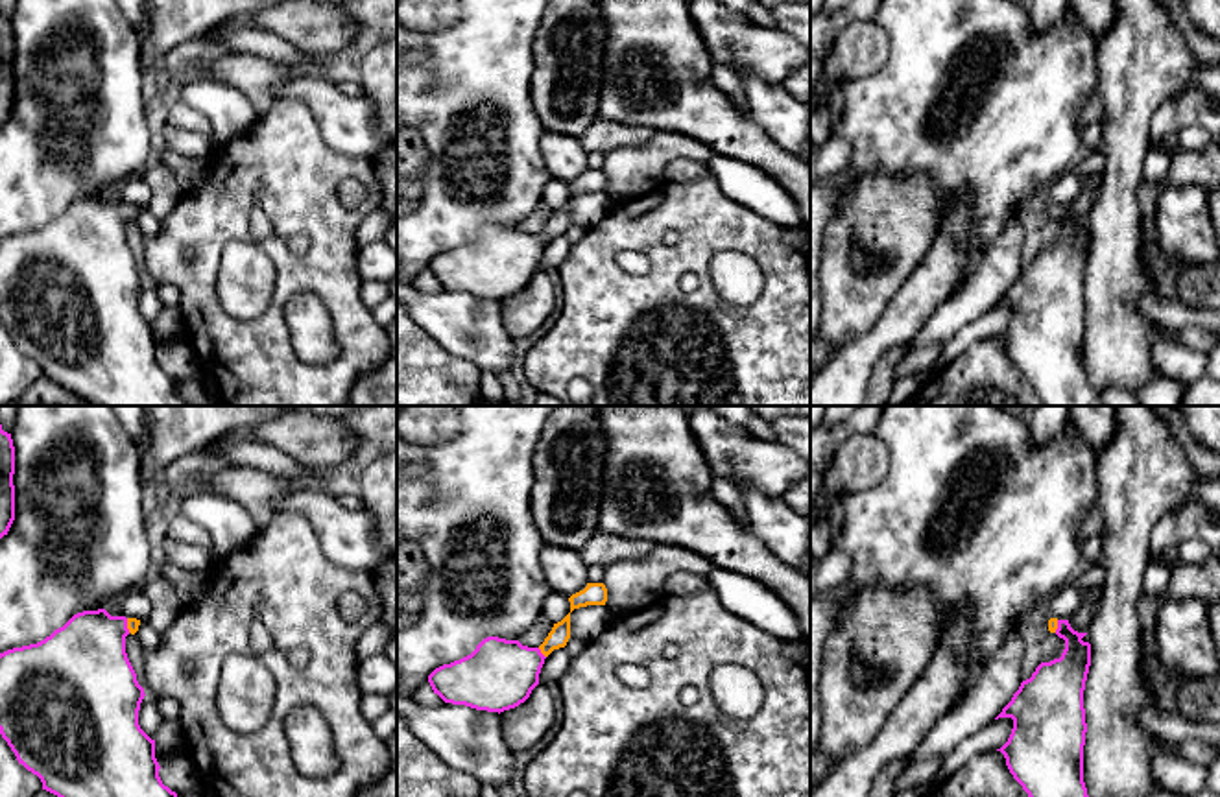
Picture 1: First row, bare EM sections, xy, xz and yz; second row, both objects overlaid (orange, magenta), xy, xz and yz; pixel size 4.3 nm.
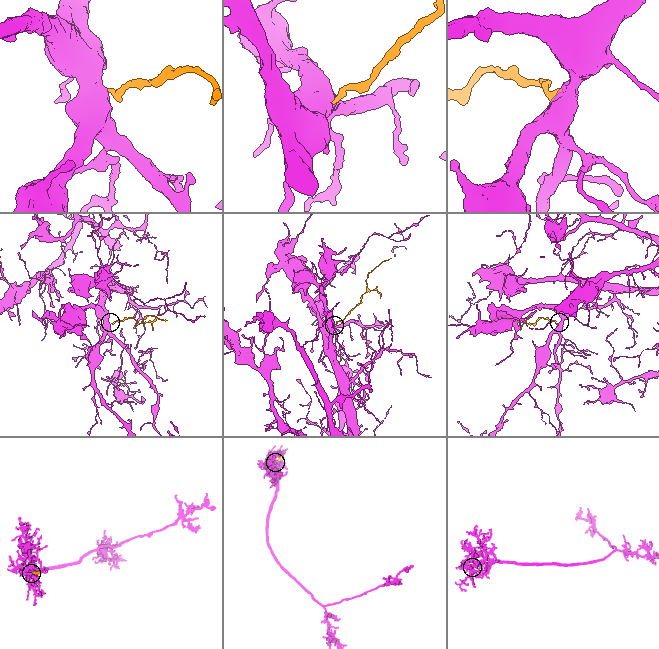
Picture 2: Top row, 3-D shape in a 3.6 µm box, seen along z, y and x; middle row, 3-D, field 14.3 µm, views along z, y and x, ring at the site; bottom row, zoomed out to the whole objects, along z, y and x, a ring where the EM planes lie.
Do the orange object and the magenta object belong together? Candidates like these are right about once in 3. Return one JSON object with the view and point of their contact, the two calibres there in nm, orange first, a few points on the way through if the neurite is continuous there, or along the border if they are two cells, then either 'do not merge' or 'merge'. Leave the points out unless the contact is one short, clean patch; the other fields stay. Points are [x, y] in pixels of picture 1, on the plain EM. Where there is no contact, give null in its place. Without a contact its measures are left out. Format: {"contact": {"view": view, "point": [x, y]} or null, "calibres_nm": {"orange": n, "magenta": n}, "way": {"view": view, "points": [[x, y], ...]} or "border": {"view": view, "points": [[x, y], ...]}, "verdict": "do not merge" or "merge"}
{"contact": {"view": "xz", "point": [541, 238]}, "calibres_nm": {"orange": 90, "magenta": 300}, "way": {"view": "xz", "points": [[558, 224], [541, 238], [501, 261]]}, "verdict": "merge"}

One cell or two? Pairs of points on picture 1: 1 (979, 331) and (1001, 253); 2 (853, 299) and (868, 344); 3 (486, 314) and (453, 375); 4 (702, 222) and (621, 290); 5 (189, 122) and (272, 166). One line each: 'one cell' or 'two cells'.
1: two cells
2: two cells
3: two cells
4: one cell
5: two cells

